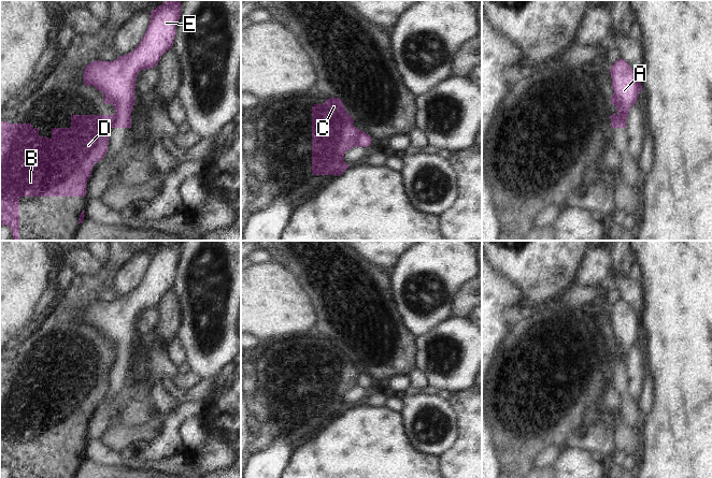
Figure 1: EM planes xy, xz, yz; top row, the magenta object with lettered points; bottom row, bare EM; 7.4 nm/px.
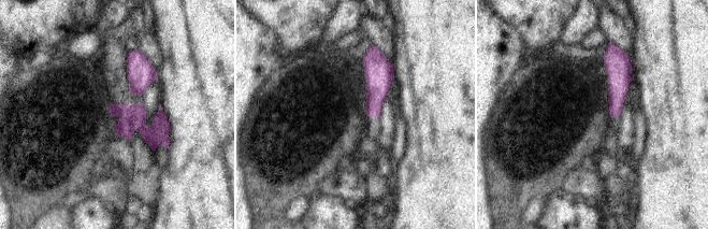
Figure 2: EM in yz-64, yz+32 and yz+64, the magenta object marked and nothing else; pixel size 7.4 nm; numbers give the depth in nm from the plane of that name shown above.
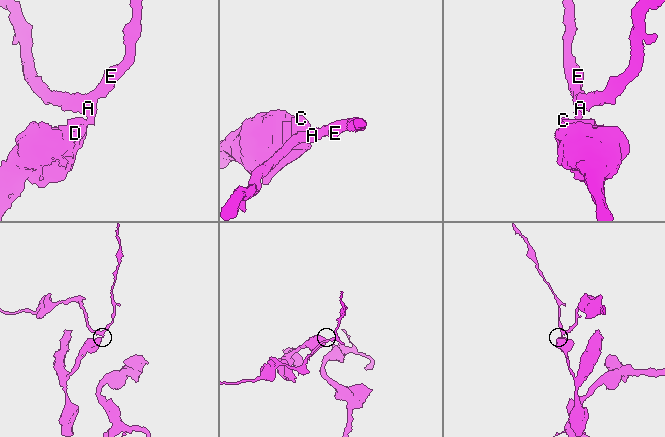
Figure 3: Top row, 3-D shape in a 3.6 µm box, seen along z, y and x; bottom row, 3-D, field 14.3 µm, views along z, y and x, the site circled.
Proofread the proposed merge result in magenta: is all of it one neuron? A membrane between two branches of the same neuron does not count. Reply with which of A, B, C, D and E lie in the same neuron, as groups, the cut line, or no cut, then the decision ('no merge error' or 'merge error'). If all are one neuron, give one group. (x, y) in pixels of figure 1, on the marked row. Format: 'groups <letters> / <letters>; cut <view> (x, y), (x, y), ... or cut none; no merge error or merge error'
groups A E / B C D; cut xz (361, 131), (357, 136), (356, 145); merge error

